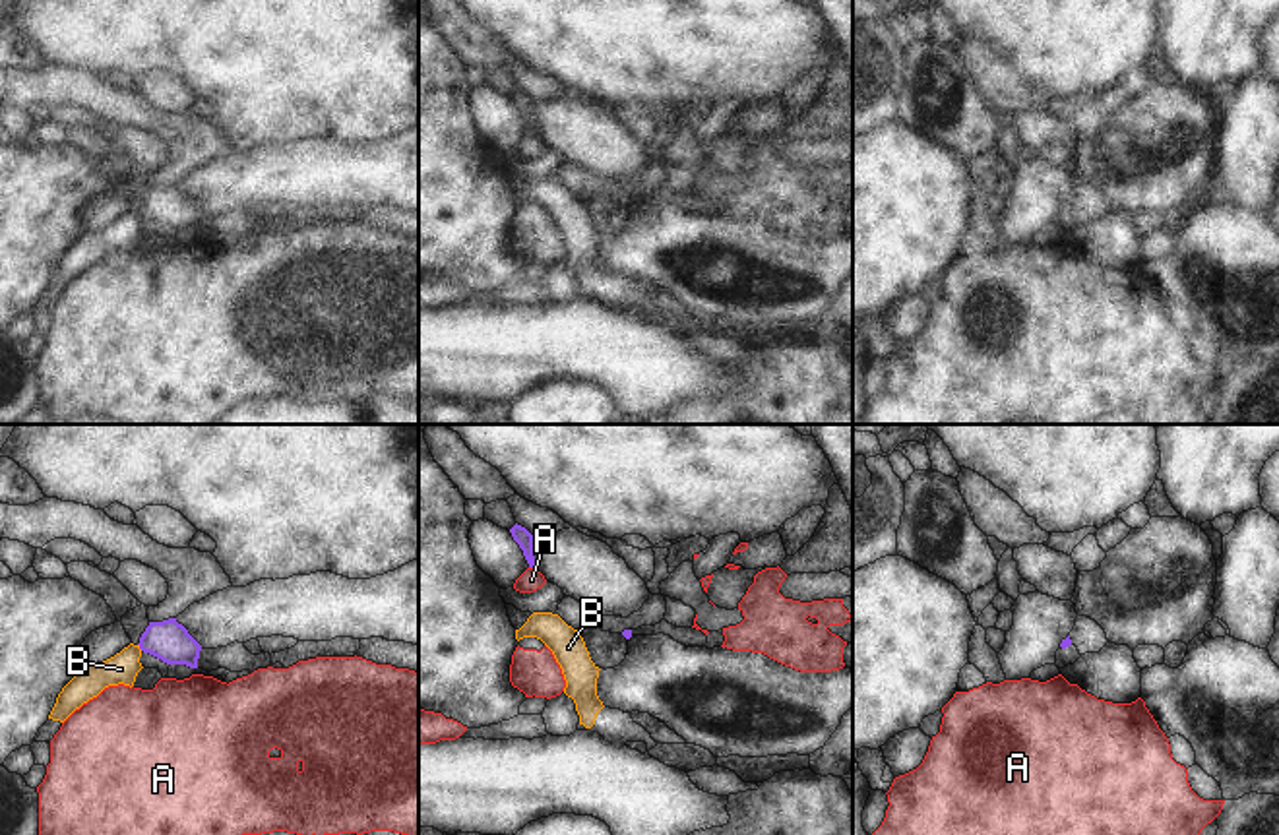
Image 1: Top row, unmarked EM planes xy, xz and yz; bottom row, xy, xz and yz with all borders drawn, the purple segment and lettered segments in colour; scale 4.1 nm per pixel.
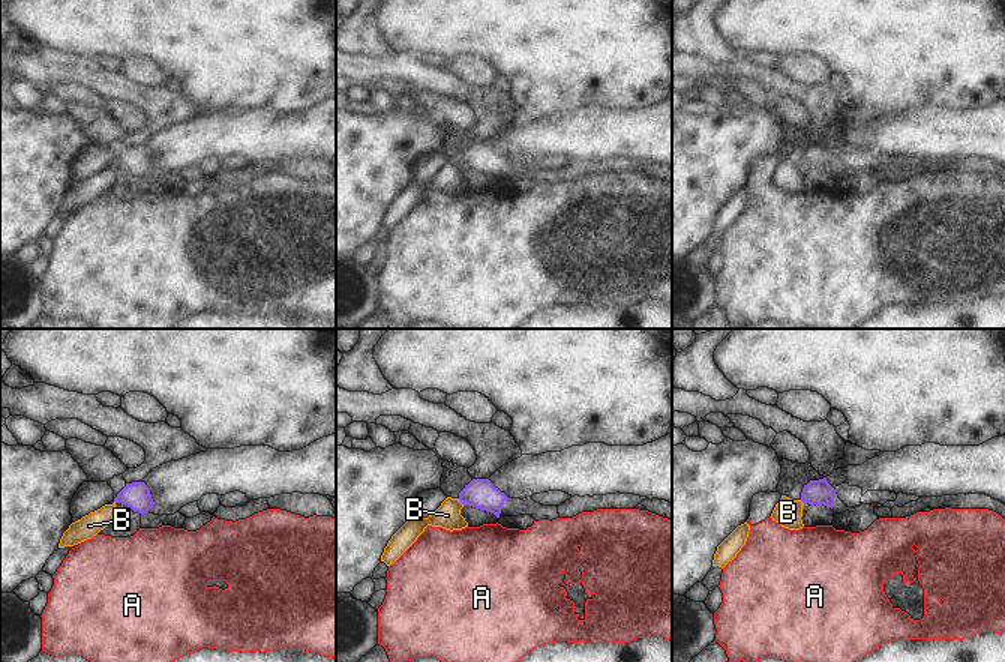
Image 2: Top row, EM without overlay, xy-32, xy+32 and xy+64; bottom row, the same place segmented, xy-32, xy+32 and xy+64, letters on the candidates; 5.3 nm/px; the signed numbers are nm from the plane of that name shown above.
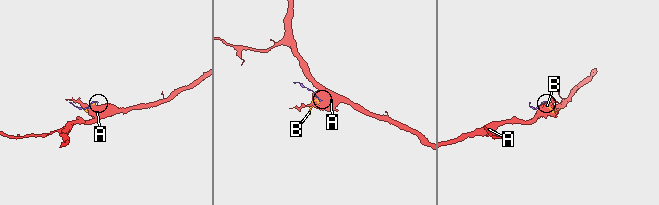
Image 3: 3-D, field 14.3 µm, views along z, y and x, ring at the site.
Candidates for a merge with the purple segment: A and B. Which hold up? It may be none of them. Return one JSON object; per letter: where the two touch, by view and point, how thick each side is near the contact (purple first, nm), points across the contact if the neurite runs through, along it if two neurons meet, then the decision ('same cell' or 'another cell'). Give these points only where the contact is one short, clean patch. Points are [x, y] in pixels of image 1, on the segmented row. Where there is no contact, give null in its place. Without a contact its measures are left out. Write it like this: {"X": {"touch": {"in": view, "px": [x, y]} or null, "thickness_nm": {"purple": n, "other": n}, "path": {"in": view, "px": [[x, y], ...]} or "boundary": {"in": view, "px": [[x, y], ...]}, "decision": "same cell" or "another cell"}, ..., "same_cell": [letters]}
{"A": {"touch": {"in": "xz", "px": [533, 566]}, "thickness_nm": {"purple": 70, "other": 90}, "boundary": {"in": "xz", "px": [[530, 566], [535, 570]]}, "decision": "another cell"}, "B": {"touch": {"in": "xy", "px": [140, 648]}, "thickness_nm": {"purple": 170, "other": 130}, "boundary": {"in": "xy", "px": [[138, 644], [142, 649]]}, "decision": "another cell"}, "same_cell": []}

